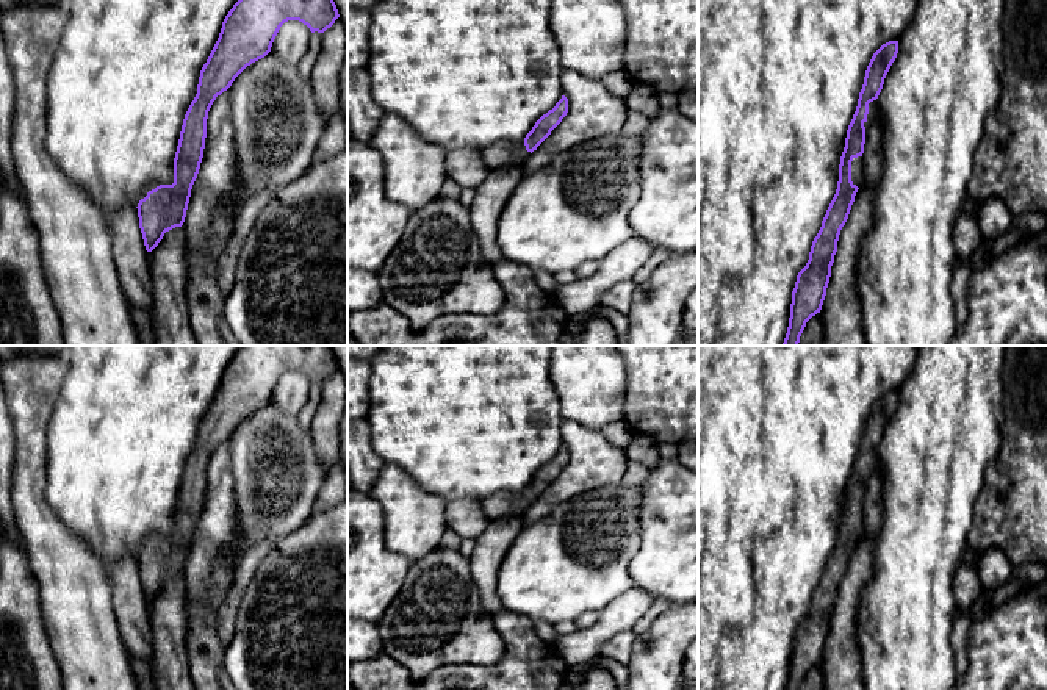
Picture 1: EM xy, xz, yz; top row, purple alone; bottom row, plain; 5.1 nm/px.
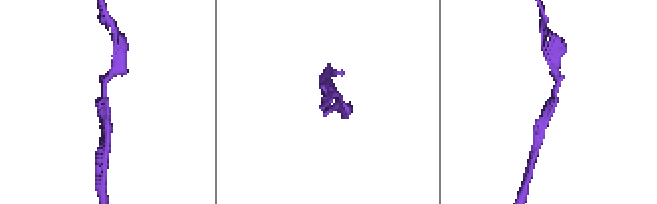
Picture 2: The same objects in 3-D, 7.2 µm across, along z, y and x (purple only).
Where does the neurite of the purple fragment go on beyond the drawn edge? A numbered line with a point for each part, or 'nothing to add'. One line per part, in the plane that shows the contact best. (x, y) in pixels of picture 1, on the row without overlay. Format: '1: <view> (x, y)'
1: yz (856, 515)

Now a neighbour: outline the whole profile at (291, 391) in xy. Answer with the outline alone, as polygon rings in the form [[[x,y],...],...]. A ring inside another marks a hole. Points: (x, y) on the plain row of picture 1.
[[[299,371],[285,372],[271,397],[275,408],[286,416],[297,416],[307,402],[311,382]]]

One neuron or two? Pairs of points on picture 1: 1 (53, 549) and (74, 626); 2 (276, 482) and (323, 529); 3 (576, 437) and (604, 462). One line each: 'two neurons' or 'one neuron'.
1: one neuron
2: two neurons
3: one neuron

